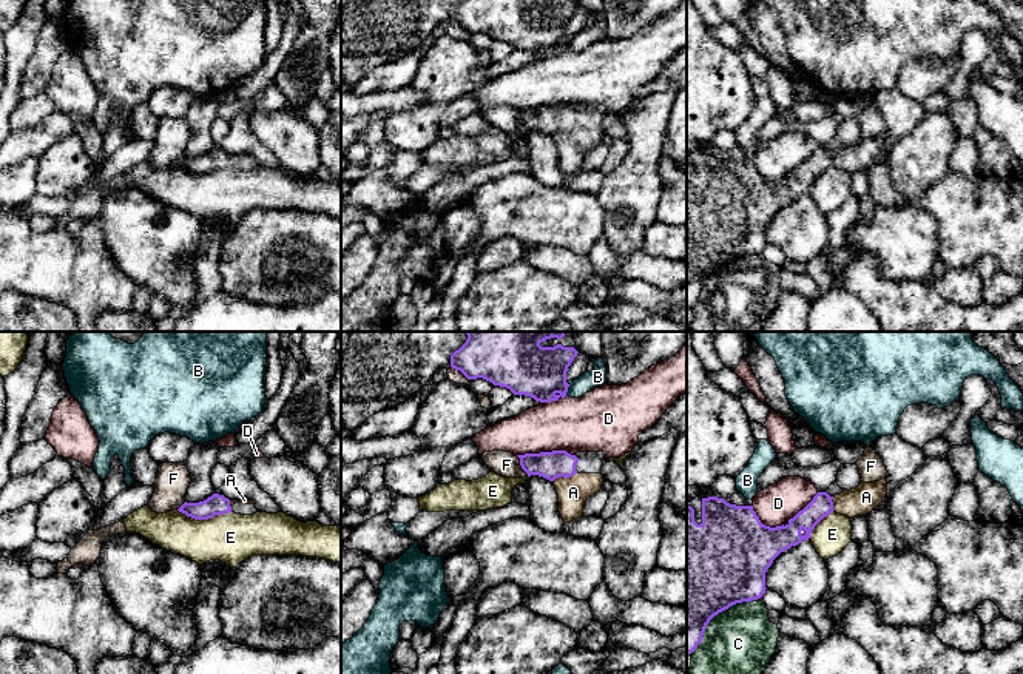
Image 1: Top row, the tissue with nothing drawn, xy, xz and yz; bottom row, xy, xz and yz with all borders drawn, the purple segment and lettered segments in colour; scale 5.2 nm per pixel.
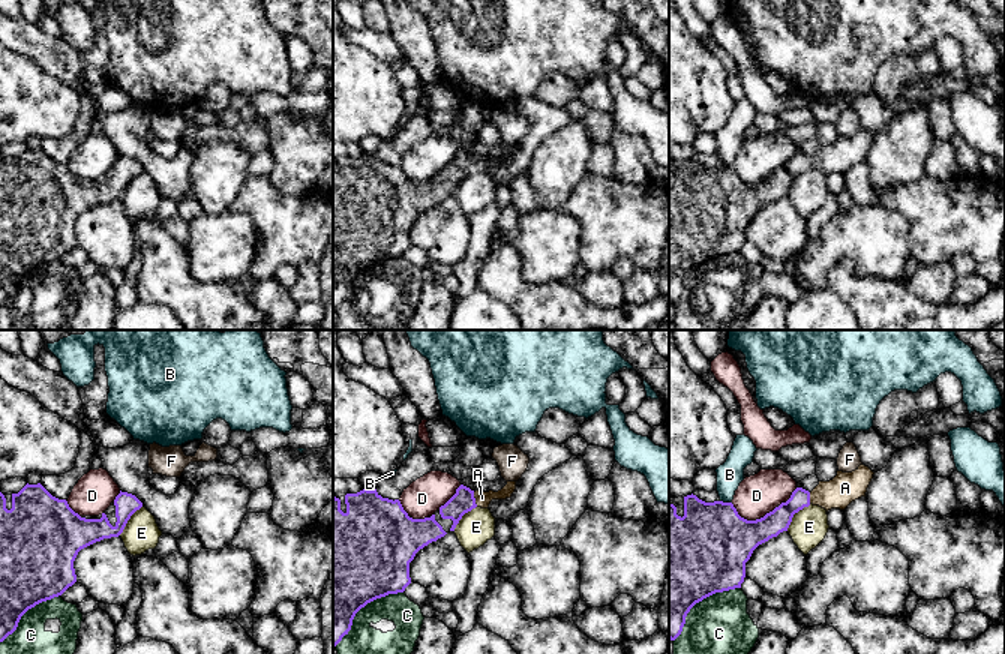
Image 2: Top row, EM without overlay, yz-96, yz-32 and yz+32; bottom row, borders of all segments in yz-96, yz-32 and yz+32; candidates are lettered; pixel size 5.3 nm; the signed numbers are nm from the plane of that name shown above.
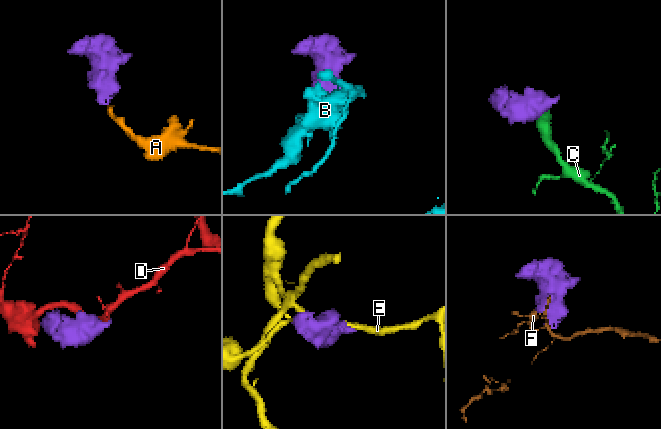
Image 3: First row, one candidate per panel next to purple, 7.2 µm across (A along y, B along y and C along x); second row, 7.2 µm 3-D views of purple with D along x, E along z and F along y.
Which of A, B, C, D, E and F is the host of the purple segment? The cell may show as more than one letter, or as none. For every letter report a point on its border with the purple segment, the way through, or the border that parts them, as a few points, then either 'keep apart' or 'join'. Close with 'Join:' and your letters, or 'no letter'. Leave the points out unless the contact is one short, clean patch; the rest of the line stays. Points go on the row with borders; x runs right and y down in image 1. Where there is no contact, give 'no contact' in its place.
A: meets purple in xz at (565, 477); runs through xz (559, 463), (565, 477), (573, 492); join
B: meets purple in xz at (567, 390); border along xz (570, 384), (565, 395); keep apart
C: meets purple in yz at (718, 613); keep apart
D: meets purple in xz at (545, 452); keep apart
E: meets purple in xy at (204, 518); border along xy (176, 509), (195, 518), (212, 518), (230, 512); keep apart
F: meets purple in xz at (520, 465); keep apart
Join: A

